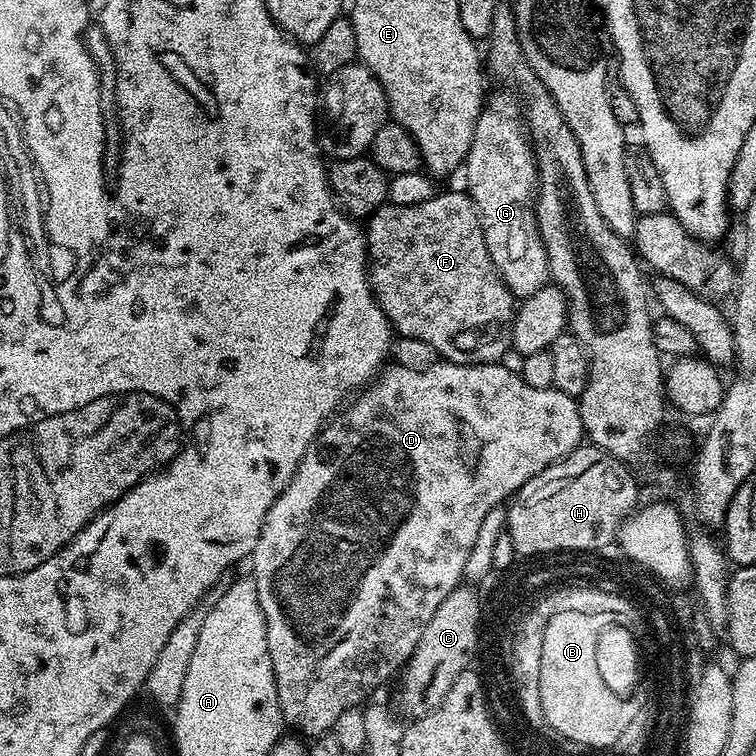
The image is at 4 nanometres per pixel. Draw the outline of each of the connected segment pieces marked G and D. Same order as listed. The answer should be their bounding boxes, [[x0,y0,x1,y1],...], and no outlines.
[[462,107,550,298],[250,362,586,738]]

